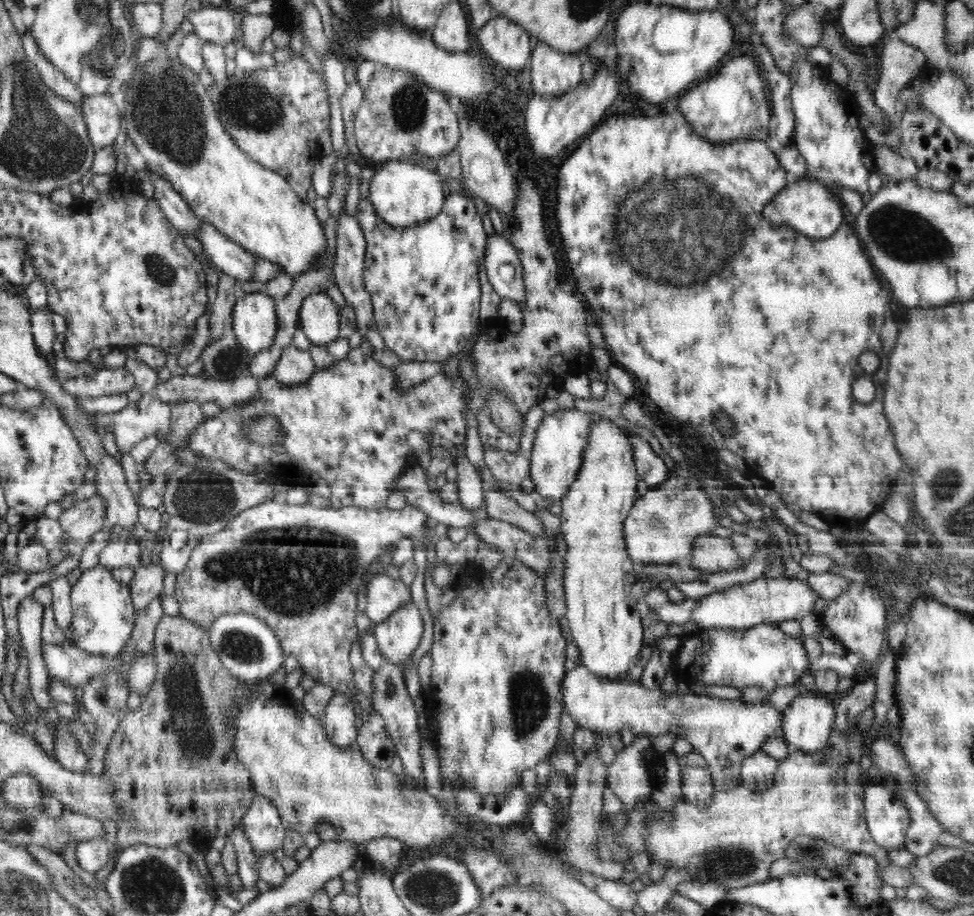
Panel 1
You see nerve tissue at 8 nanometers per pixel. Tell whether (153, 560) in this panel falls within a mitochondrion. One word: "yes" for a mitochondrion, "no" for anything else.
no

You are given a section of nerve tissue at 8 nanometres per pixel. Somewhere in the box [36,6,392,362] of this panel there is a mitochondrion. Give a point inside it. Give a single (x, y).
(165, 108)

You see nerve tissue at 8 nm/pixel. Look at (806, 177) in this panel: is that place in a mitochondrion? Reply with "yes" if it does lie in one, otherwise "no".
no

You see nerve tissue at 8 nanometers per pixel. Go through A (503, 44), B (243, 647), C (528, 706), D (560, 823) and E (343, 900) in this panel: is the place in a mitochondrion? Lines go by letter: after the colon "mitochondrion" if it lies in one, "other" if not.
A: other
B: mitochondrion
C: mitochondrion
D: other
E: other

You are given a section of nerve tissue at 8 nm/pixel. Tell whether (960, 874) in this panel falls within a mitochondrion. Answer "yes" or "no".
yes

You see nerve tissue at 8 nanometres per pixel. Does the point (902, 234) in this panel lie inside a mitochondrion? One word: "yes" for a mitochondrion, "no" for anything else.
yes

